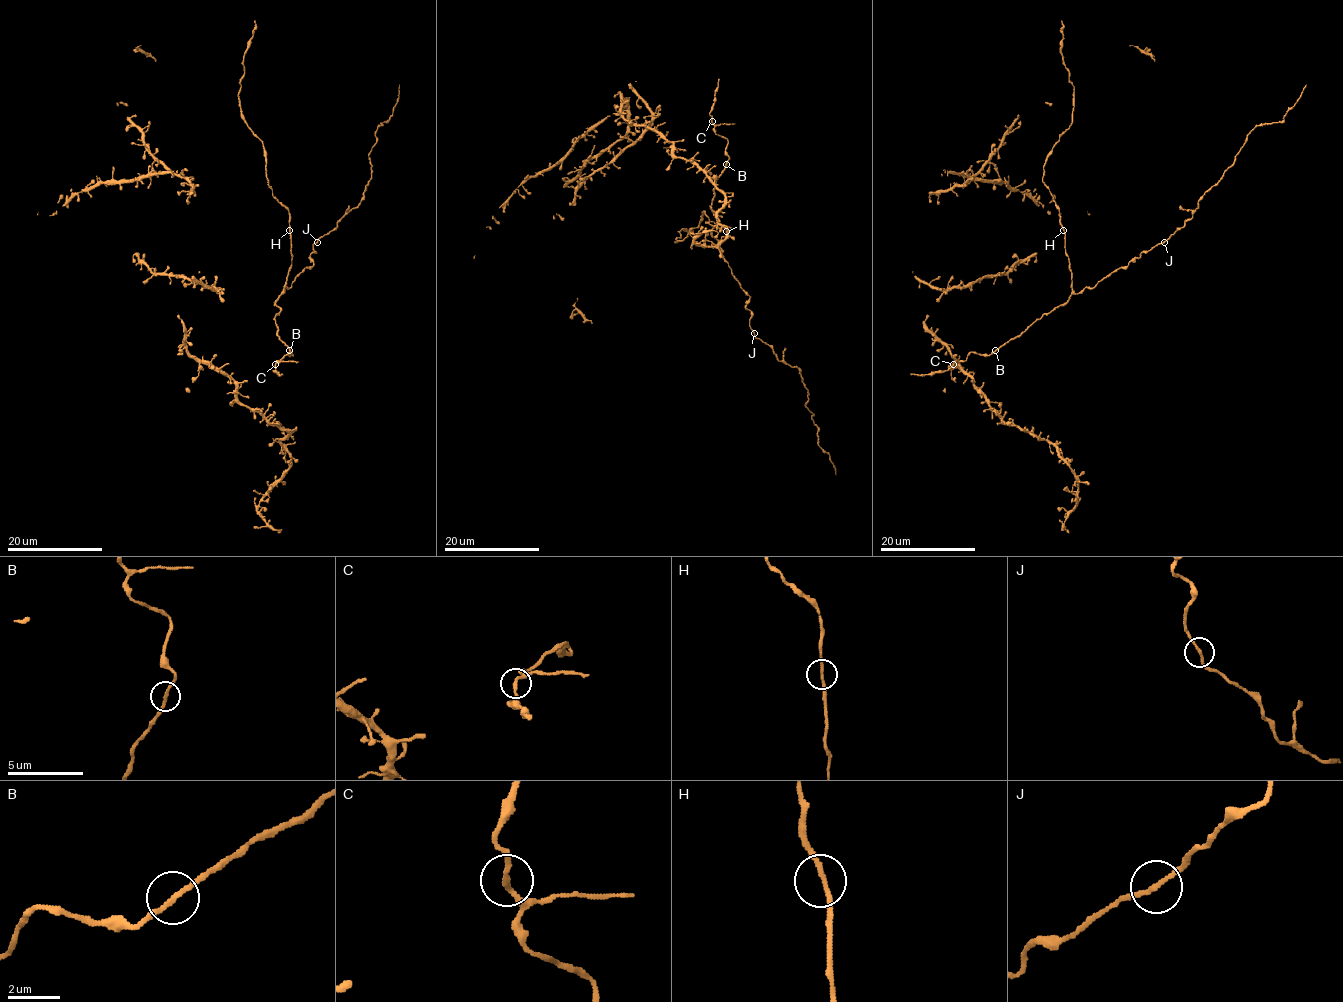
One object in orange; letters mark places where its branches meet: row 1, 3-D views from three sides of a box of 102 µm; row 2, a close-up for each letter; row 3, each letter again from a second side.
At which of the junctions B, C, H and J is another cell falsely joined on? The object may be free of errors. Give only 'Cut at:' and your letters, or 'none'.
Cut at: none

